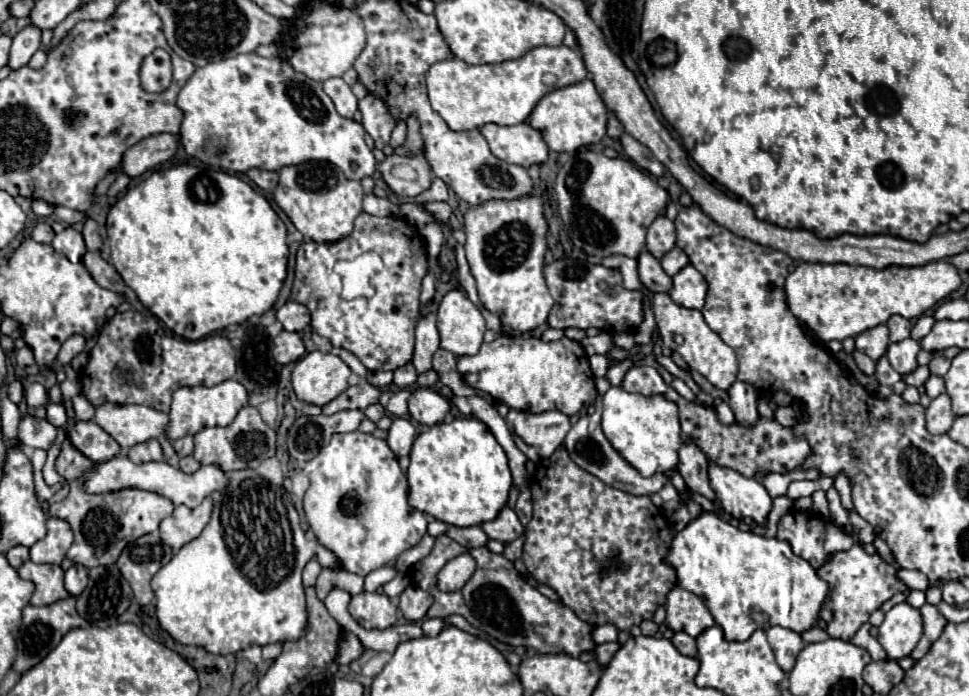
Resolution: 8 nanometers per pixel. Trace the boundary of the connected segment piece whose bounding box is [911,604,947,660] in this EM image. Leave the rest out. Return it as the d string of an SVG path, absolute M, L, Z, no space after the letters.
M923 604L923 606L919 608L919 612L921 612L921 616L923 616L925 632L923 632L923 638L919 640L917 648L915 648L913 654L911 654L915 660L919 660L919 658L923 658L923 656L927 654L929 646L941 636L941 632L943 632L945 626L947 626L945 616L943 616L935 606L931 606L931 604Z

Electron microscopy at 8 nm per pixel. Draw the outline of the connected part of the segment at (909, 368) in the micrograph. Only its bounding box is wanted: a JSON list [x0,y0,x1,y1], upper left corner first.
[887,338,921,374]

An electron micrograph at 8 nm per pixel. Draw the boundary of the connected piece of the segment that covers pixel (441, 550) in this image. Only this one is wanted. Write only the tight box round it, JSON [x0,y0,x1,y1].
[409,534,595,656]

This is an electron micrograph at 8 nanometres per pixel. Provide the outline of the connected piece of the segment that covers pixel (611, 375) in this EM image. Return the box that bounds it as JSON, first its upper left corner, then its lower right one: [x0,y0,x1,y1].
[607,360,633,386]

